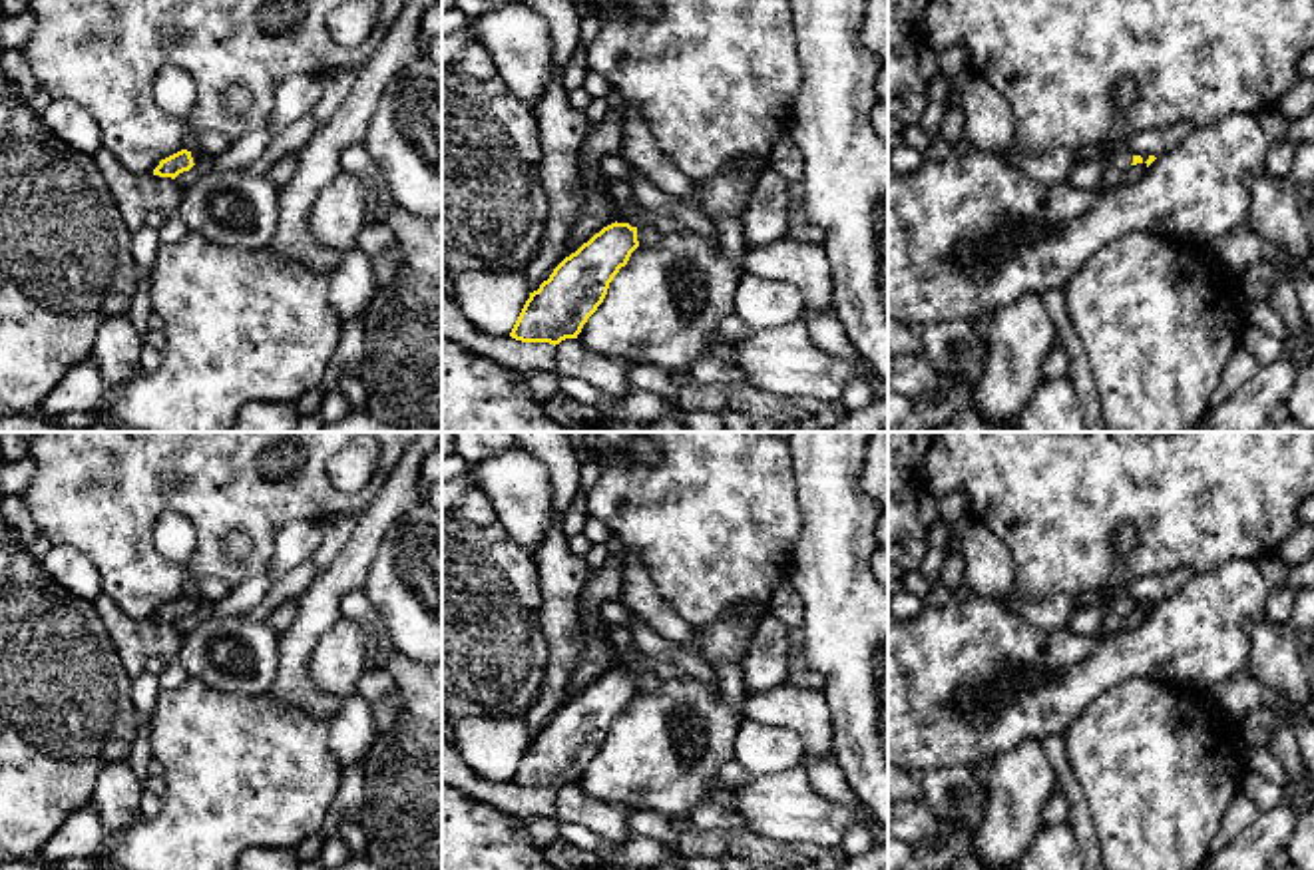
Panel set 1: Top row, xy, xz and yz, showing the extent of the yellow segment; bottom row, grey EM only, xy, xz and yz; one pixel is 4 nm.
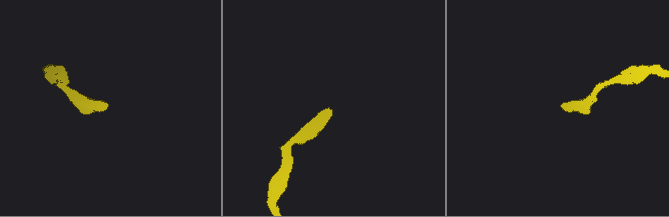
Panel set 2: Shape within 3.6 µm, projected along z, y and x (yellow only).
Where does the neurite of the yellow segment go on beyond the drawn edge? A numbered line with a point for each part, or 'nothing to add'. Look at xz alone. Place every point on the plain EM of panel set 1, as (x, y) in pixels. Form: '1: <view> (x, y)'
1: xz (642, 665)

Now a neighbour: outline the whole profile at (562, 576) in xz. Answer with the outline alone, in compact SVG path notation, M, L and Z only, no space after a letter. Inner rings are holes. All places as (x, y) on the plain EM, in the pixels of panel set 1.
M516 432L516 438L522 450L546 464L553 506L553 526L532 553L540 573L540 619L549 645L540 697L526 715L534 739L565 705L567 681L585 649L577 601L591 571L585 559L567 549L561 530L563 514L579 492L585 456L573 446L571 432Z

